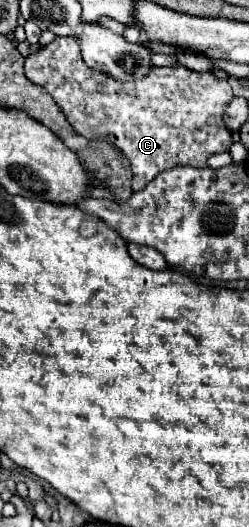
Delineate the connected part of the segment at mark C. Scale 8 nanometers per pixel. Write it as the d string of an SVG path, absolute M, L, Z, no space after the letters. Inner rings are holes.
M55 38L37 54L27 56L25 76L43 86L53 100L65 112L69 124L77 134L89 140L107 140L117 146L131 162L133 170L133 192L139 192L147 182L155 180L155 174L175 166L209 166L209 158L219 152L227 152L231 146L231 132L223 126L223 110L229 106L233 92L227 80L217 80L213 74L195 74L195 70L185 70L185 66L165 66L153 68L153 72L141 80L119 82L91 70L81 54L79 42L75 38Z

